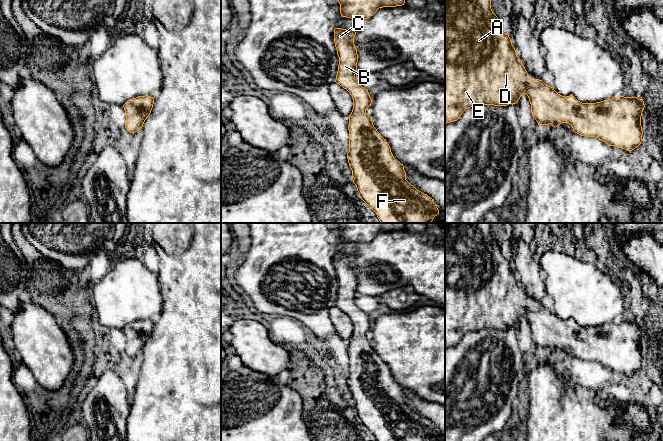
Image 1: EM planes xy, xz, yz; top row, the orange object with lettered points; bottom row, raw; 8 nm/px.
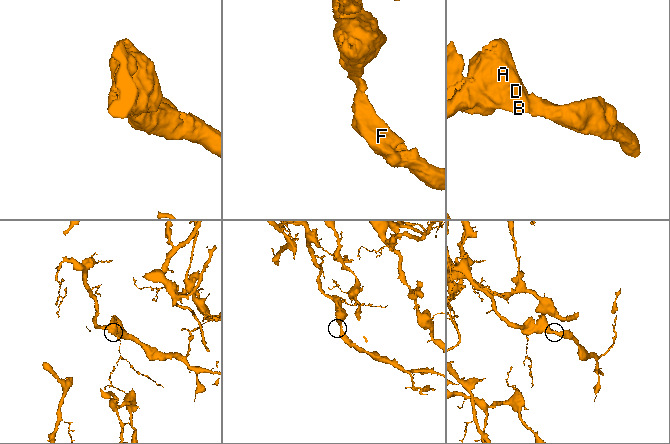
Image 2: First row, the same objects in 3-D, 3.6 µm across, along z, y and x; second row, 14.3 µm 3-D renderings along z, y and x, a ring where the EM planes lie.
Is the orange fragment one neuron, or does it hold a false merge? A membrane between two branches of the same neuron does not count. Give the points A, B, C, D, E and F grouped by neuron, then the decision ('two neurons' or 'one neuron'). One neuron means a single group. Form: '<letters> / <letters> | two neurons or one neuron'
A B C D E F | one neuron

